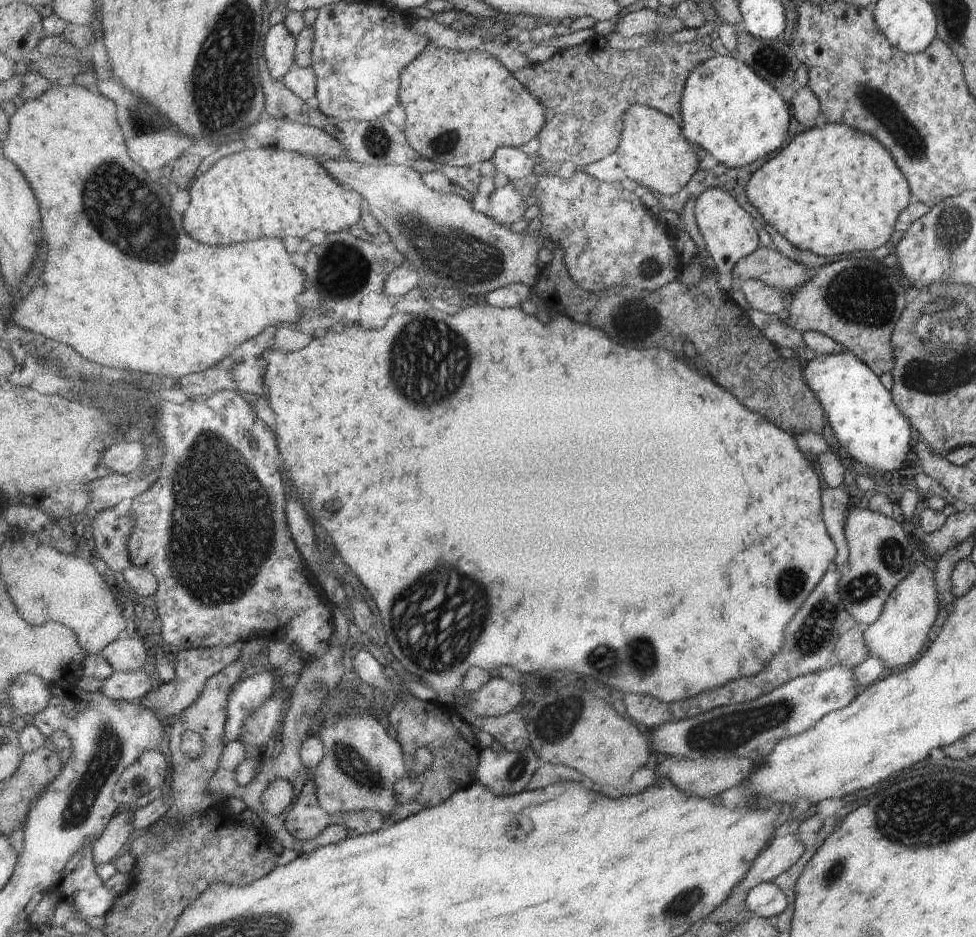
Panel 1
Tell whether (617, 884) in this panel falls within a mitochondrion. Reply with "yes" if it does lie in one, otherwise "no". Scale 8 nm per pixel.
no

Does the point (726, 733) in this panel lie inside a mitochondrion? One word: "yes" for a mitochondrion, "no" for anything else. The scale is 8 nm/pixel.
yes

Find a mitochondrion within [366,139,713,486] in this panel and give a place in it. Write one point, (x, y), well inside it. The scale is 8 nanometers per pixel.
(425, 355)

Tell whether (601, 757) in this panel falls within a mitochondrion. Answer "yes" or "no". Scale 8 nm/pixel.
no

